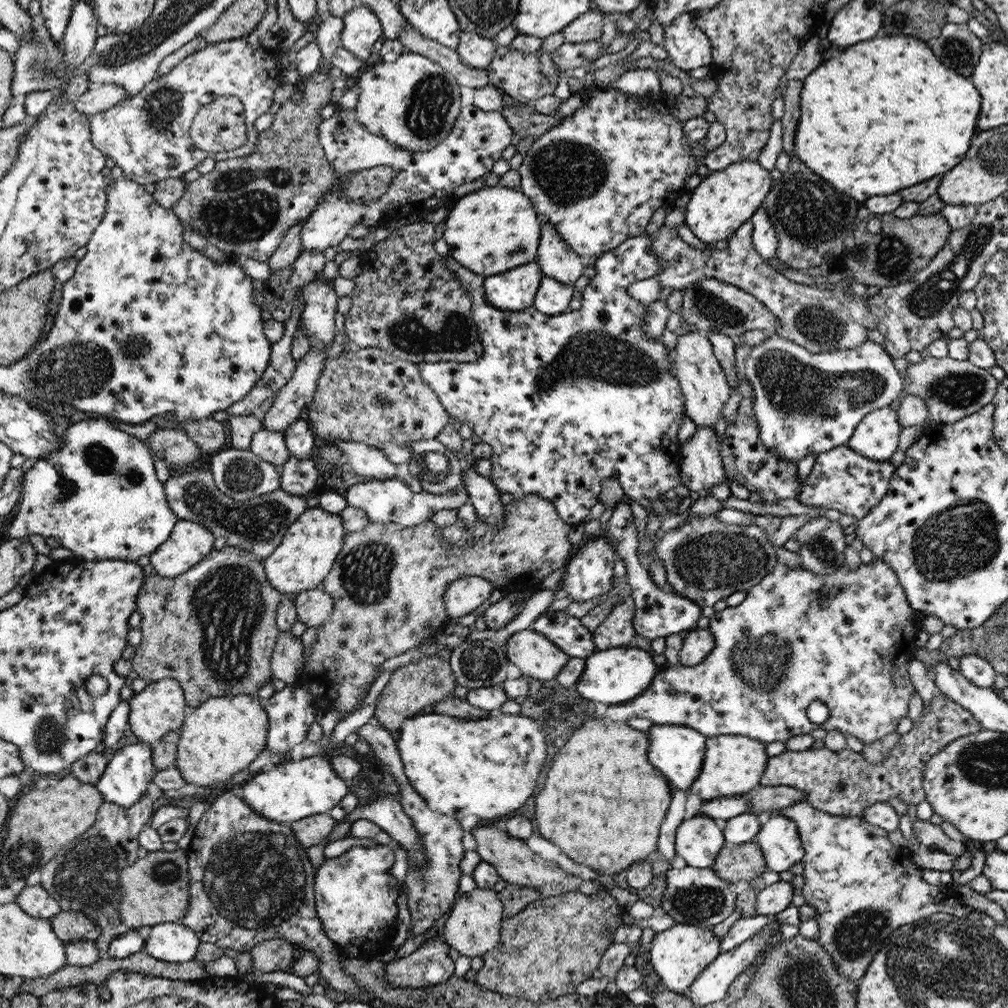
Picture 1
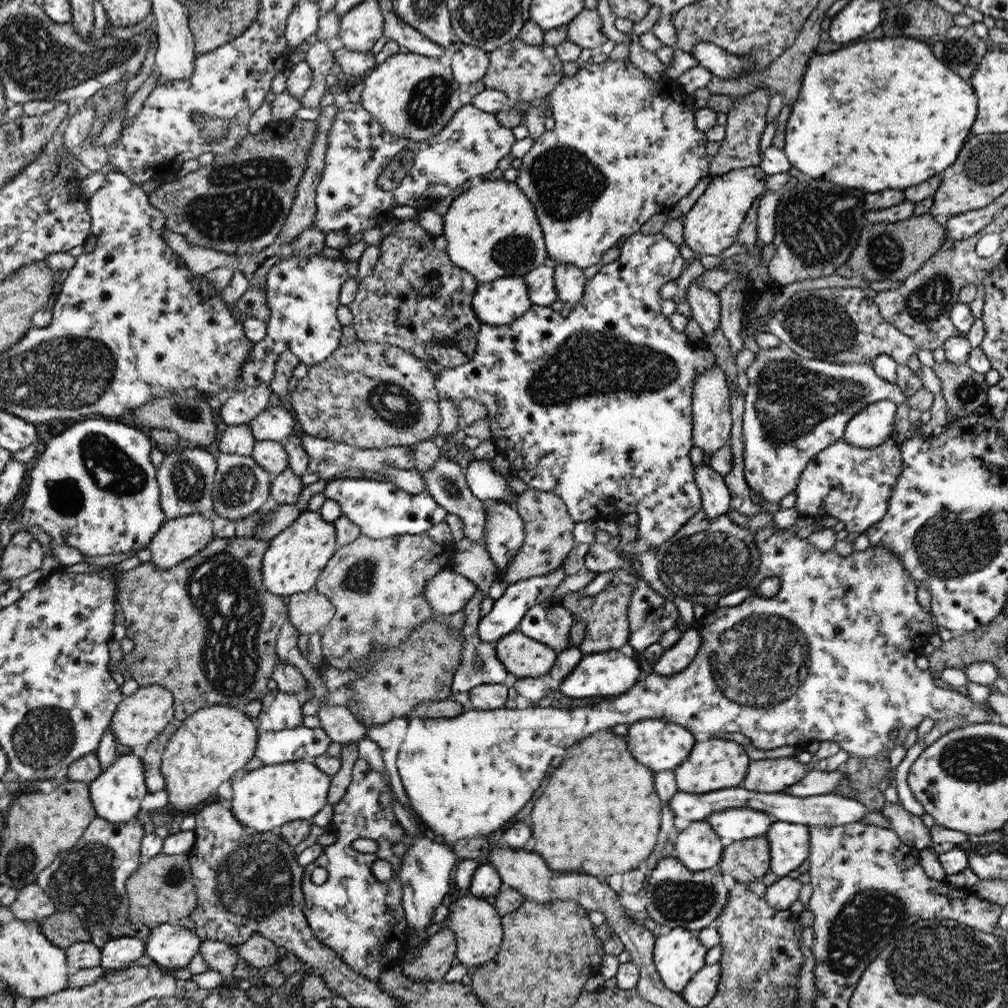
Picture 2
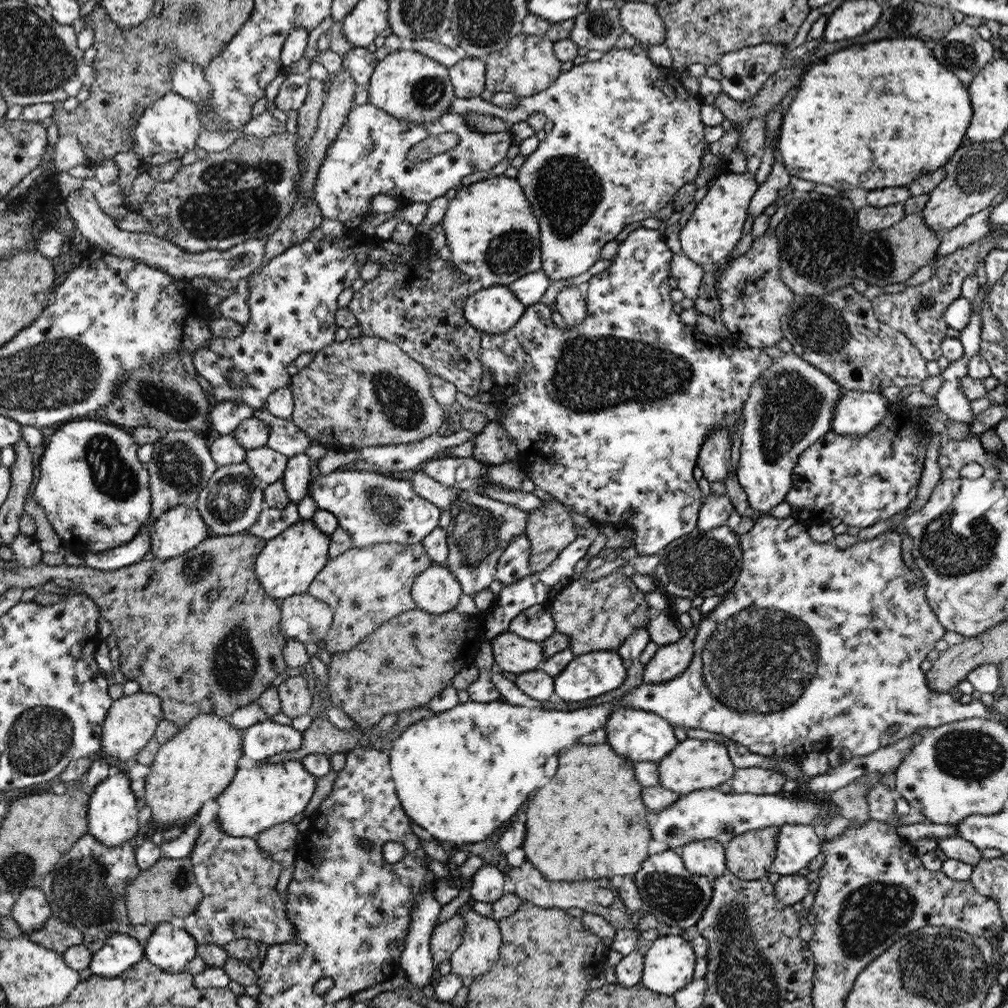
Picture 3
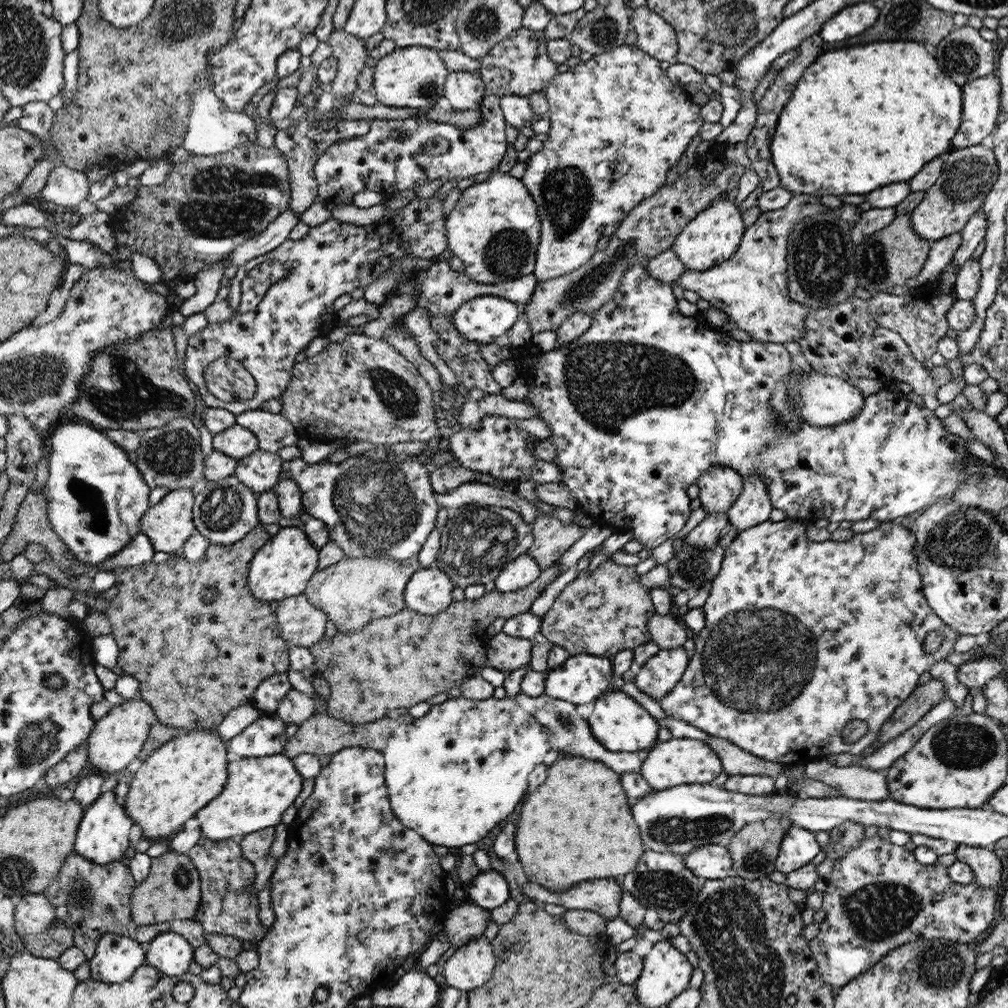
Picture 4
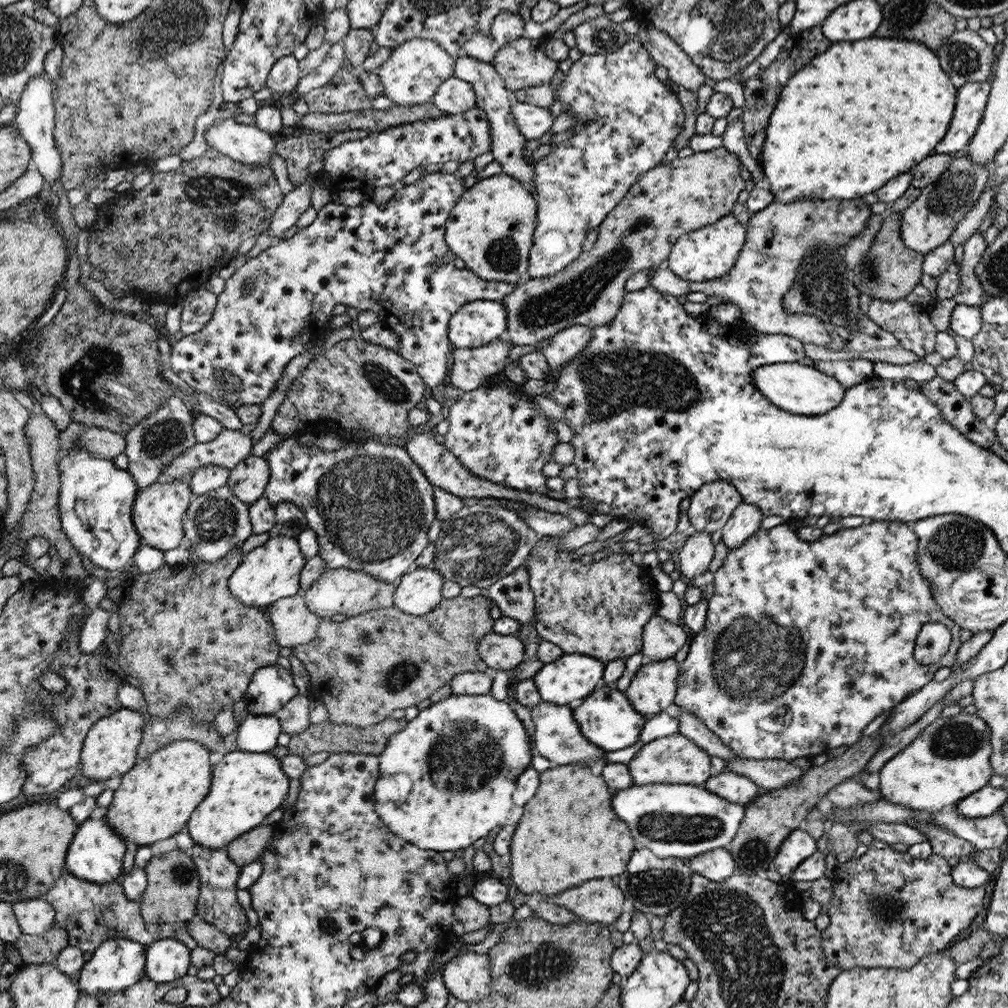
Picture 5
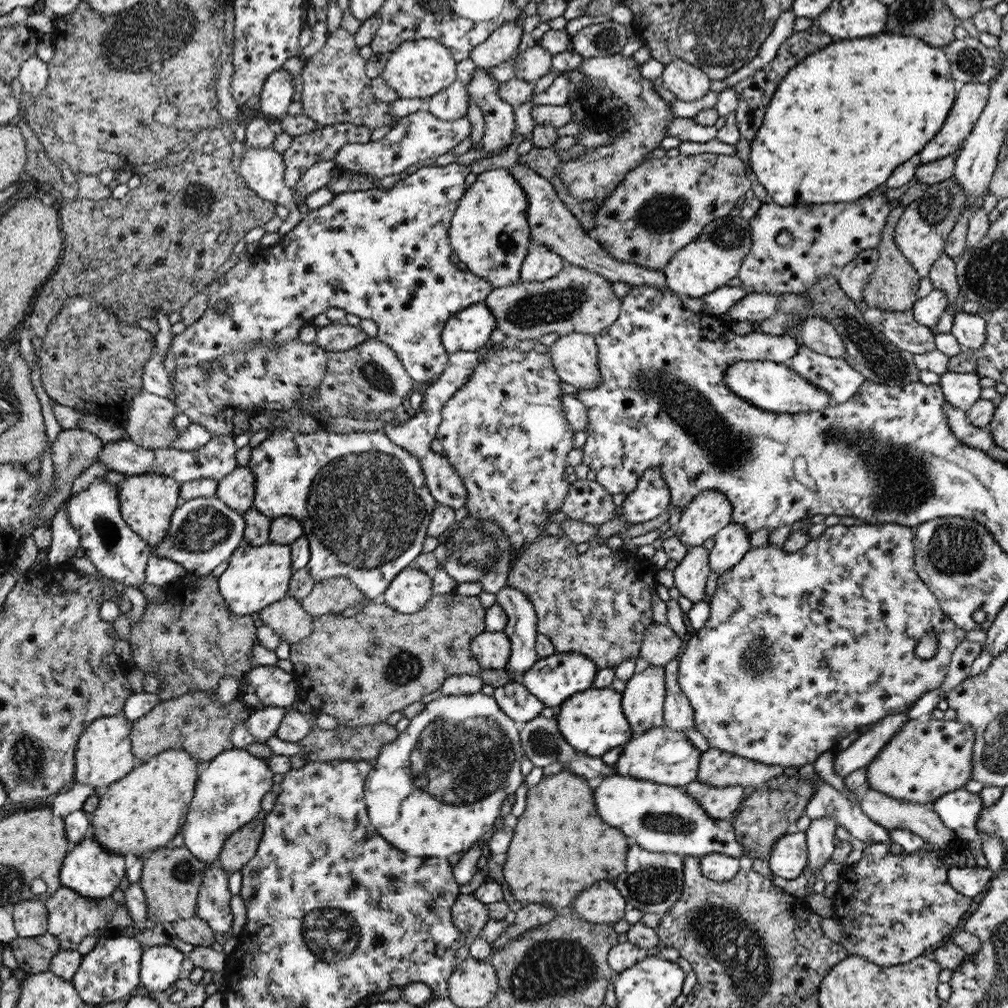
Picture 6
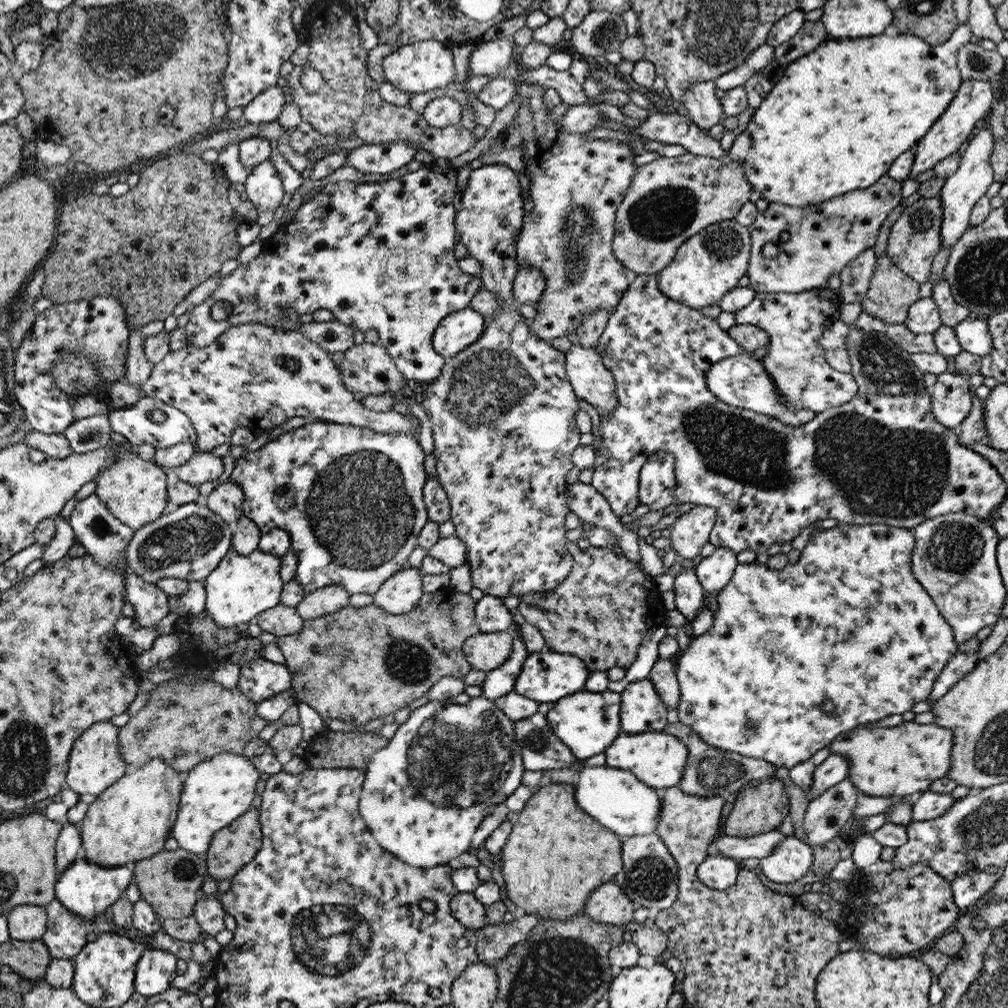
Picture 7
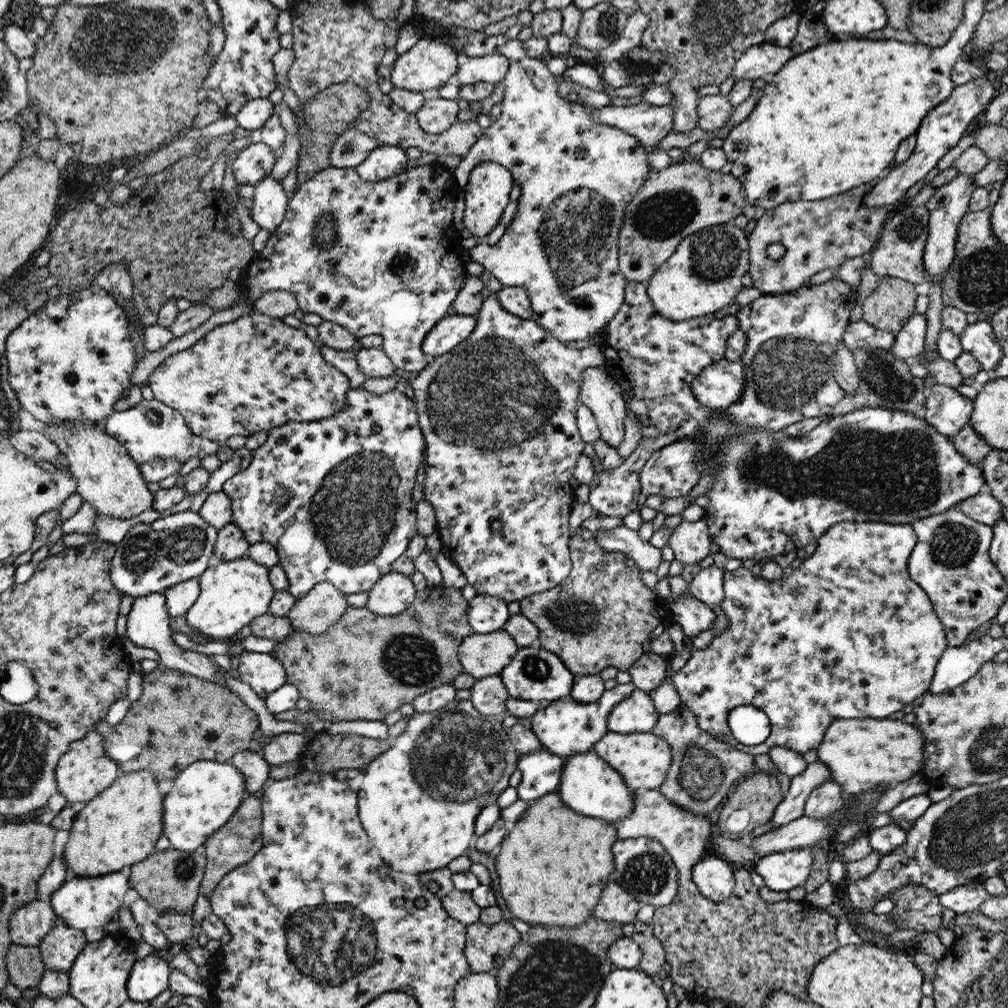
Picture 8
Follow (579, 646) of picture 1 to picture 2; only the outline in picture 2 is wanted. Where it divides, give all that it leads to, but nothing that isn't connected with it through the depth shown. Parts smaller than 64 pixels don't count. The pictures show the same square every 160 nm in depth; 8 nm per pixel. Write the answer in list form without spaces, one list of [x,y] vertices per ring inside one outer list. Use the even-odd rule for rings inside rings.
[[[550,597],[529,608],[519,622],[517,630],[528,638],[533,638],[557,652],[562,652],[571,646],[569,632],[573,622],[571,612],[561,605],[561,601]]]

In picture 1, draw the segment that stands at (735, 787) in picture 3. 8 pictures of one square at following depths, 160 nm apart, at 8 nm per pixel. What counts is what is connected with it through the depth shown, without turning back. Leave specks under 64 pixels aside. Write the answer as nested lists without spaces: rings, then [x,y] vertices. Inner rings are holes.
[[[936,692],[930,706],[924,706],[921,721],[914,724],[908,734],[901,736],[896,743],[896,747],[890,750],[890,753],[886,756],[886,761],[882,761],[880,765],[868,763],[861,753],[853,752],[848,748],[836,752],[830,751],[824,746],[818,750],[810,748],[804,751],[784,751],[779,756],[770,757],[766,762],[766,770],[760,778],[760,786],[785,785],[798,787],[798,790],[806,791],[806,800],[813,808],[840,817],[862,819],[864,810],[868,810],[870,806],[874,806],[878,802],[889,802],[892,797],[899,799],[906,805],[916,806],[926,800],[922,780],[924,780],[926,762],[930,760],[930,757],[934,757],[934,754],[943,750],[946,744],[950,744],[958,738],[970,736],[970,734],[978,734],[978,731],[982,729],[984,728],[982,728],[981,722],[978,722],[969,710],[954,702],[952,698],[942,694],[937,695]]]

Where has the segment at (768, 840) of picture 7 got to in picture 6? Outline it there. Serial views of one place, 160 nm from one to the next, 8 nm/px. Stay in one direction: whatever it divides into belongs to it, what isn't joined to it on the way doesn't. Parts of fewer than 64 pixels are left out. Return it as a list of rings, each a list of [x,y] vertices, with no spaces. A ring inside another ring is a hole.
[[[612,774],[593,790],[597,796],[599,814],[610,822],[610,826],[618,826],[626,834],[629,846],[638,845],[650,852],[672,853],[682,858],[712,853],[738,859],[745,856],[742,844],[736,840],[732,818],[721,820],[708,817],[702,805],[680,787]]]

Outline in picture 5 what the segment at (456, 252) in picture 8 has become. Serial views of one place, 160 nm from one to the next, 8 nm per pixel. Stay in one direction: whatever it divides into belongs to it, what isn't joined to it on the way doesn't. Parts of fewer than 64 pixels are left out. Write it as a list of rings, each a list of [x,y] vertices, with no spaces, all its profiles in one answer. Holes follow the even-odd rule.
[[[436,171],[435,173],[427,173],[422,175],[413,184],[404,185],[403,188],[396,190],[394,196],[384,204],[380,206],[375,200],[370,197],[361,204],[348,207],[344,204],[334,203],[330,200],[325,204],[321,210],[317,212],[315,220],[308,226],[299,228],[298,232],[289,239],[280,239],[272,244],[271,247],[262,251],[256,258],[248,259],[246,264],[241,268],[238,268],[234,275],[226,280],[226,287],[224,292],[217,296],[217,305],[212,313],[210,321],[200,330],[192,335],[179,335],[179,340],[171,346],[171,367],[172,370],[187,382],[196,391],[204,392],[208,394],[216,404],[224,404],[224,406],[236,405],[237,407],[242,405],[256,405],[263,404],[266,399],[270,397],[270,394],[277,388],[278,381],[282,378],[282,372],[286,368],[286,364],[292,360],[295,356],[302,354],[304,346],[308,342],[304,342],[304,310],[310,312],[312,310],[312,318],[314,320],[328,320],[332,316],[332,308],[336,304],[344,304],[346,306],[354,306],[359,312],[370,311],[378,315],[379,322],[382,322],[388,330],[392,330],[392,333],[398,337],[399,349],[398,353],[403,355],[406,359],[409,359],[415,367],[417,367],[418,374],[424,379],[426,386],[430,386],[430,389],[442,388],[445,385],[446,370],[448,370],[448,352],[452,345],[449,341],[449,325],[453,319],[453,315],[457,314],[465,305],[469,305],[470,302],[475,301],[498,301],[501,302],[504,298],[509,297],[510,294],[518,288],[518,284],[508,282],[497,282],[494,280],[485,280],[479,278],[476,274],[454,274],[458,272],[458,268],[453,263],[440,264],[440,260],[444,260],[448,254],[447,242],[444,242],[444,224],[449,220],[448,214],[452,214],[453,209],[456,208],[457,201],[464,196],[464,177],[458,176],[456,173],[448,174],[444,171]],[[244,283],[250,283],[252,288],[250,292],[244,296]],[[221,370],[227,370],[234,376],[241,378],[242,388],[240,392],[236,394],[224,394],[218,390],[219,378],[217,372]]]

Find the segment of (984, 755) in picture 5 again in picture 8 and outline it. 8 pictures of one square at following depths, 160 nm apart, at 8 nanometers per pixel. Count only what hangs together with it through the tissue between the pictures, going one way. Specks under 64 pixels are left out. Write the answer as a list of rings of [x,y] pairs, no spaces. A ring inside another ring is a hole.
[[[893,717],[888,719],[836,718],[831,721],[825,732],[822,744],[817,749],[817,761],[824,763],[830,769],[832,781],[838,783],[848,793],[858,794],[878,786],[897,787],[900,783],[919,776],[922,768],[926,766],[926,753],[924,753],[924,750],[926,750],[927,741],[924,739],[921,730],[904,720],[899,721]]]

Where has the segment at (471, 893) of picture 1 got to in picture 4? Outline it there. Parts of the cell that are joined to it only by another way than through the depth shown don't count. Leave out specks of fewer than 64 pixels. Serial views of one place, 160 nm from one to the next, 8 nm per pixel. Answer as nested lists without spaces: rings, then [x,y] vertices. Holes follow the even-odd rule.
[[[475,936],[460,947],[444,963],[446,985],[459,991],[481,988],[493,976],[497,955],[492,942],[484,936]]]

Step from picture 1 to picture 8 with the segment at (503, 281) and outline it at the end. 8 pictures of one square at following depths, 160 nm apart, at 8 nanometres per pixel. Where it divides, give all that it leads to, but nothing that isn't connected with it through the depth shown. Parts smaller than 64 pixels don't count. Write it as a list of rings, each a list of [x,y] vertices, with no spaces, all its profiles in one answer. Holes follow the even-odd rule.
[[[450,312],[424,340],[423,350],[429,359],[454,350],[469,339],[477,328],[477,318],[472,315],[454,315]]]

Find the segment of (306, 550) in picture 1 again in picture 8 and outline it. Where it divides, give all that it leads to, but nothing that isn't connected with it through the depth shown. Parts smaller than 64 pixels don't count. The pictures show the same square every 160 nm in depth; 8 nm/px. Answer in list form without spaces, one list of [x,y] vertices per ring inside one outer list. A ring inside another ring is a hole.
[[[214,556],[210,566],[198,577],[199,597],[185,614],[189,628],[205,634],[211,640],[229,641],[244,626],[269,612],[276,596],[269,581],[269,569],[248,556],[225,560]]]

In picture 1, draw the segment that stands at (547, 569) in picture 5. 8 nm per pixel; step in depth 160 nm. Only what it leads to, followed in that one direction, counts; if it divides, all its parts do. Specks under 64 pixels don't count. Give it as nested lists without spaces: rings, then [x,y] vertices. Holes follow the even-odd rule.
[[[626,595],[618,601],[606,618],[593,630],[593,643],[598,651],[633,645],[636,637],[633,598]]]

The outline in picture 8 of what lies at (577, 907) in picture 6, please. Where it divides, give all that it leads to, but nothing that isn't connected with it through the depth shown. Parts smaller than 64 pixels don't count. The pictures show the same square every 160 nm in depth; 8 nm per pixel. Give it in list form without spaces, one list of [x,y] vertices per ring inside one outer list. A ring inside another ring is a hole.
[[[617,883],[606,886],[606,894],[602,894],[602,902],[598,902],[598,910],[592,916],[603,921],[619,922],[621,925],[632,923],[642,904],[628,894]]]

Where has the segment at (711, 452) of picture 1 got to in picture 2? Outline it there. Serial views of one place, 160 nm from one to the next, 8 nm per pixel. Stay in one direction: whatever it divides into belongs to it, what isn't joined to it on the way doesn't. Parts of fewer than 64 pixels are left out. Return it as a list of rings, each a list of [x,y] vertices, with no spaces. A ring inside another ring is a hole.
[[[703,463],[700,467],[695,467],[694,482],[701,492],[701,510],[707,514],[707,518],[718,518],[722,514],[727,514],[731,508],[732,496],[724,476]]]

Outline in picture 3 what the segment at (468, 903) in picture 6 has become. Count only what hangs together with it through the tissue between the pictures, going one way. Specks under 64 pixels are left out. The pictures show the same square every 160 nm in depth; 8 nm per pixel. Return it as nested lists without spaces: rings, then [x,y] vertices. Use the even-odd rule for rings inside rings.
[[[460,913],[434,927],[429,943],[436,971],[460,946],[465,928],[465,916]]]

